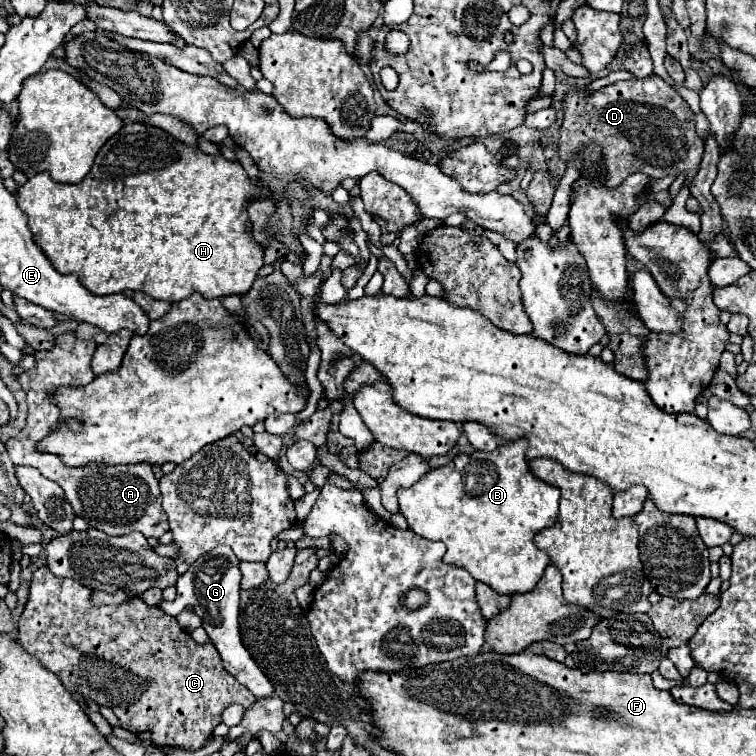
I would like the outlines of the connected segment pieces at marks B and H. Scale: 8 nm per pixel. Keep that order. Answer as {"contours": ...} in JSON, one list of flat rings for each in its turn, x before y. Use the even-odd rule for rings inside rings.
{"contours":[[[521,437,513,443,501,445,493,453,461,453,451,465,431,469,409,489,401,487,397,491,399,509,405,515,411,531,431,541,443,541,447,545,447,553,443,557,445,563,453,563,457,567,467,569,473,579,487,583,503,595,525,593,537,585,545,567,549,565,549,557,533,545,533,537,541,529,553,527,559,517,559,489,531,473,529,463,525,459,527,447,529,441]],[[127,123,117,135,113,135,101,147,91,171,85,175,85,179,79,185,55,183,51,179,51,175,47,171,43,171,43,173,37,173,35,177,27,179,27,183,23,183,17,189,17,203,29,217,29,229,33,233,35,243,43,249,43,253,49,257,53,267,63,275,75,273,79,277,81,285,85,289,89,289,93,295,111,295,111,293,123,293,123,291,131,289,131,291,141,291,141,293,145,293,153,299,159,299,159,301,181,301,193,293,201,293,207,299,227,297,233,293,243,295,253,285,257,271,263,267,263,247,245,235,245,221,247,219,241,219,241,215,245,211,245,203,251,199,251,195,257,195,257,189,251,183,251,179,247,177,245,169,237,161,227,161,223,155,207,155,207,153,203,153,199,149,191,149,191,147,183,149,183,143,173,139,171,135,167,135,163,129,149,127,143,123]]]}

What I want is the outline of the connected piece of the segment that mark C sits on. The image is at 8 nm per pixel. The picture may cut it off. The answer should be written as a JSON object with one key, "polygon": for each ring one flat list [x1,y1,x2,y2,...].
{"polygon":[[47,565,33,573,29,603,19,617,17,643,35,657,43,667,53,671,67,691,81,693,85,699,97,705,109,707,123,729,133,733,151,731,151,739,157,745,179,745,189,751,201,749,205,739,221,723,221,713,227,705,239,703,245,709,253,707,257,697,233,679,223,667,219,651,211,641,195,643,195,639,179,627,177,619,147,605,141,597,131,597,119,605,93,607,89,603,91,591,77,579,55,577]]}

